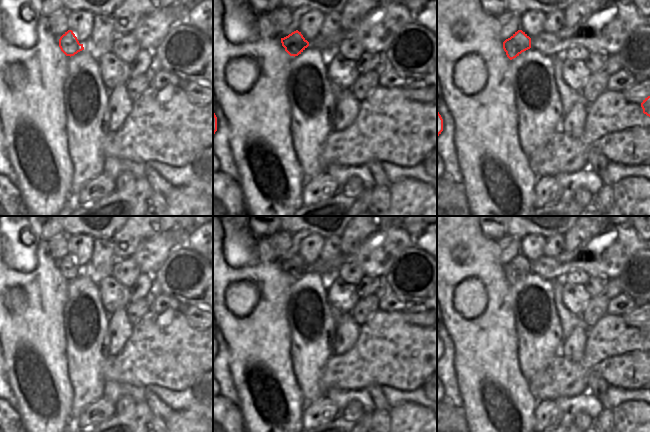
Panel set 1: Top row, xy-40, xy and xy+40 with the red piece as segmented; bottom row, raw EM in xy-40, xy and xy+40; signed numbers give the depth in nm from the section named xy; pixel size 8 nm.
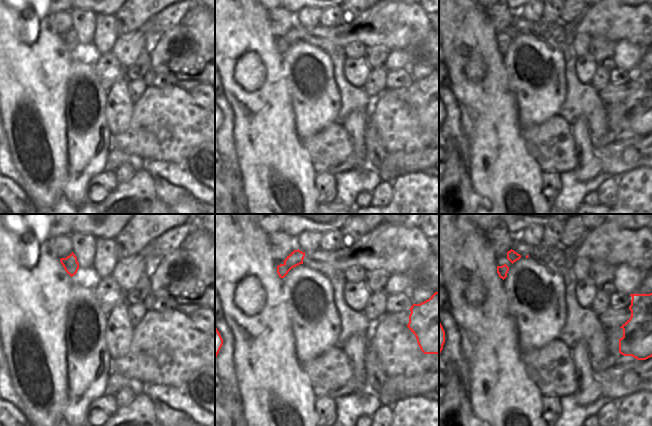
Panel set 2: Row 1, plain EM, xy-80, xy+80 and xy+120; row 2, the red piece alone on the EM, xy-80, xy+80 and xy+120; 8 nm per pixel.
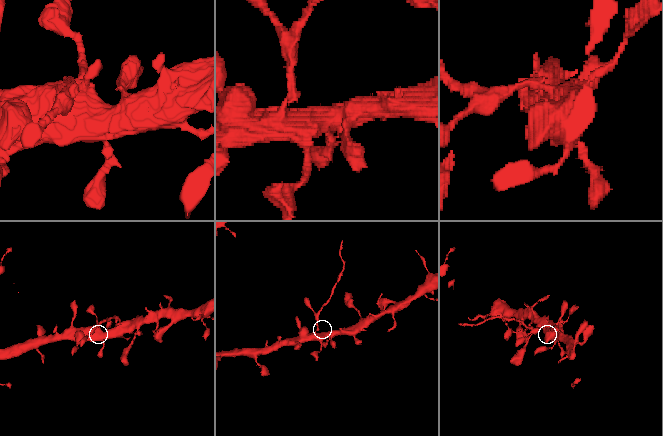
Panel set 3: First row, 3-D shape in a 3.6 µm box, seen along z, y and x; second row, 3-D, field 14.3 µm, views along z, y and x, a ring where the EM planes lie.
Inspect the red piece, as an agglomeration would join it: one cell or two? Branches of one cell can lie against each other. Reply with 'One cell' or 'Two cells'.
Two cells.

